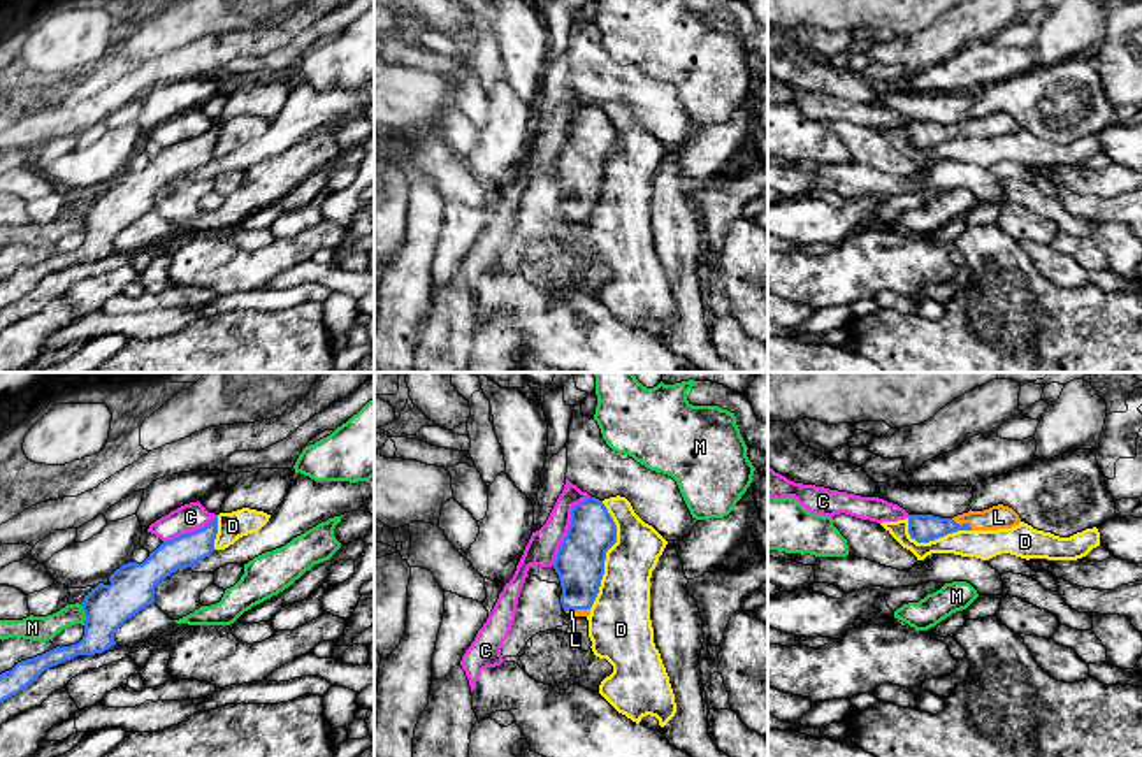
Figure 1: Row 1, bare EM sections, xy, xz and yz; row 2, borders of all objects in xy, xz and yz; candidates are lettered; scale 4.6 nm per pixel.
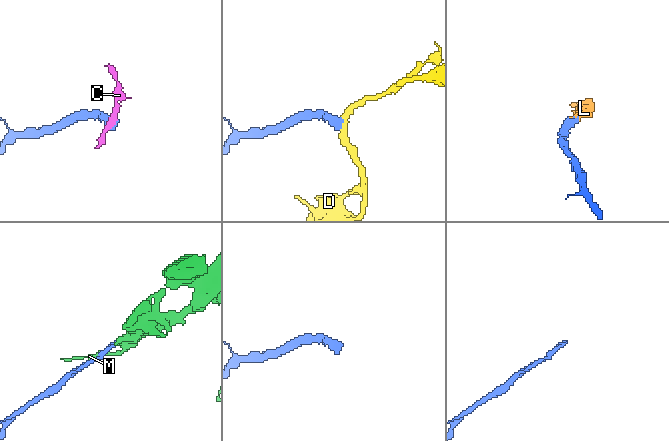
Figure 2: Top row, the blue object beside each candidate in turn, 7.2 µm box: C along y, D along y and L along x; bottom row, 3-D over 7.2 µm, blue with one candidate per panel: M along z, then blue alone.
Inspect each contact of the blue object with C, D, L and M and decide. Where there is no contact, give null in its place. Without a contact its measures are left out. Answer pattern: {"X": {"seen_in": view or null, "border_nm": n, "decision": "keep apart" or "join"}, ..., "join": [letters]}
{"C": {"seen_in": "xz", "border_nm": 360, "decision": "keep apart"}, "D": {"seen_in": "xz", "border_nm": 500, "decision": "keep apart"}, "L": {"seen_in": "yz", "border_nm": 120, "decision": "join"}, "M": {"seen_in": "xy", "border_nm": 100, "decision": "keep apart"}, "join": ["L"]}

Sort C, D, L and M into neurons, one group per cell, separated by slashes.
C / D / L / M

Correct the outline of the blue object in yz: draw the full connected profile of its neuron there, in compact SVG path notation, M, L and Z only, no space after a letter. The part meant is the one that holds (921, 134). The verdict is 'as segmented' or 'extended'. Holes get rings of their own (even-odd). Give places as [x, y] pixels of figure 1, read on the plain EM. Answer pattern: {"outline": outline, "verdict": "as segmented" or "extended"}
{"outline": "M1003 111L984 118L968 118L954 125L933 121L910 121L908 141L917 149L929 149L958 137L998 137L1012 135L1021 130L1019 121Z", "verdict": "extended"}

